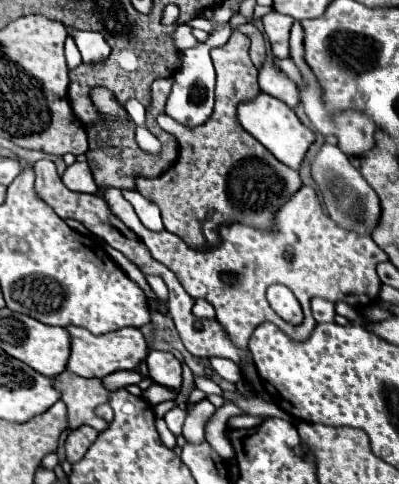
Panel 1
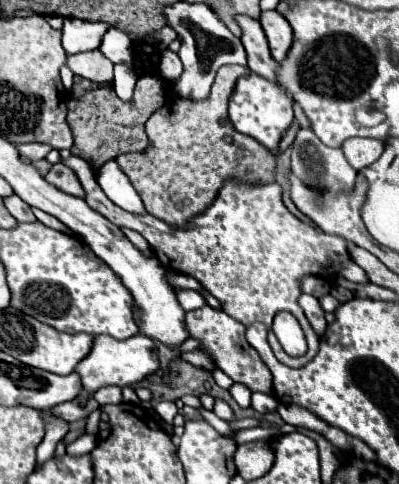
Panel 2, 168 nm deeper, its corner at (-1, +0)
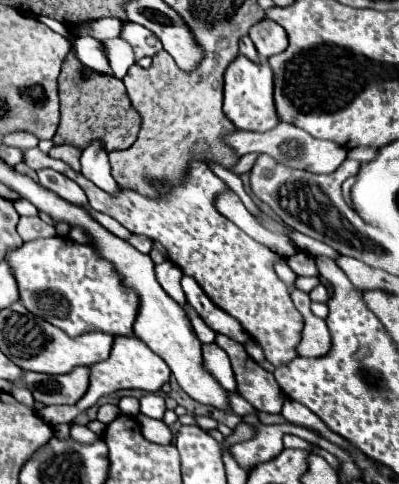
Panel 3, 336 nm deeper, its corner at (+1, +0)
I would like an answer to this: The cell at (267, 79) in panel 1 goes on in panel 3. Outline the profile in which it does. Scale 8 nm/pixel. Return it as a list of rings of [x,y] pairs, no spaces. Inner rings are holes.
[[[242,37],[242,39],[240,39],[240,53],[246,55],[250,61],[260,61],[258,51],[256,51],[256,47],[252,45],[250,37]]]

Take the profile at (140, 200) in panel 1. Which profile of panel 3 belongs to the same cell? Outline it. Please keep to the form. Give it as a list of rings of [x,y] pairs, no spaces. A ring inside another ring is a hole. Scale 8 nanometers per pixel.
[[[100,139],[86,145],[86,149],[80,157],[80,165],[82,165],[82,175],[88,177],[94,185],[98,185],[100,189],[104,189],[108,193],[118,191],[118,183],[114,181],[114,177],[110,173],[108,151],[104,149]]]

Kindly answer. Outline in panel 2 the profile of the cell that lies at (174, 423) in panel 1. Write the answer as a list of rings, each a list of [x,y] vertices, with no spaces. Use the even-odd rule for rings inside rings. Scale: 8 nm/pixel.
[[[162,401],[162,403],[158,403],[158,405],[156,405],[156,413],[158,413],[166,423],[170,423],[170,425],[172,425],[172,419],[176,417],[178,409],[176,409],[176,403]]]

